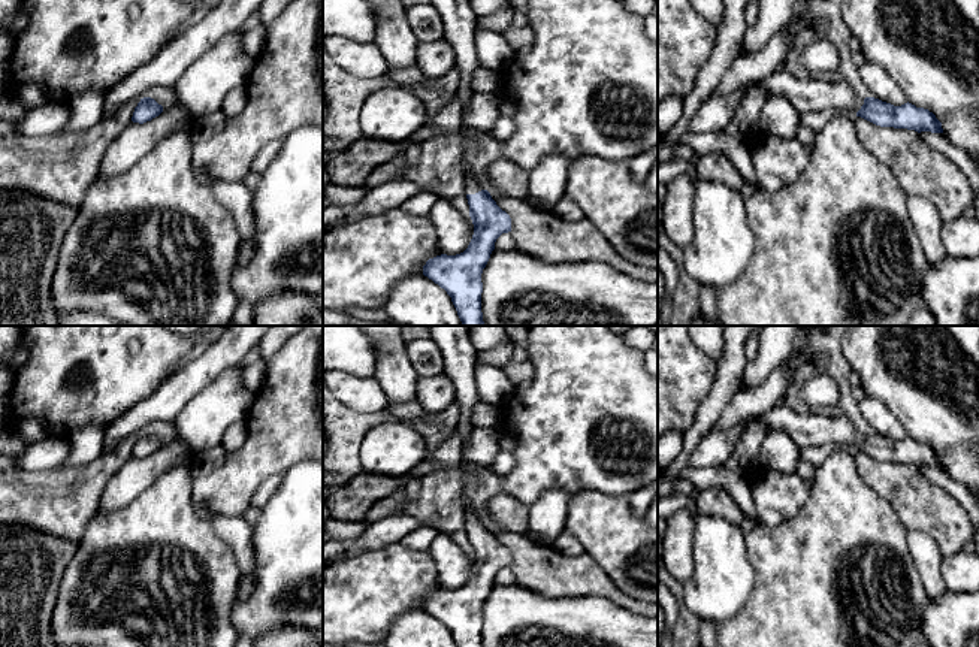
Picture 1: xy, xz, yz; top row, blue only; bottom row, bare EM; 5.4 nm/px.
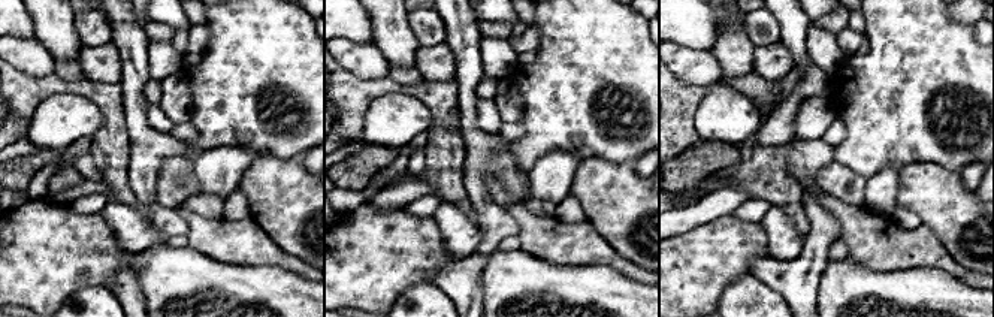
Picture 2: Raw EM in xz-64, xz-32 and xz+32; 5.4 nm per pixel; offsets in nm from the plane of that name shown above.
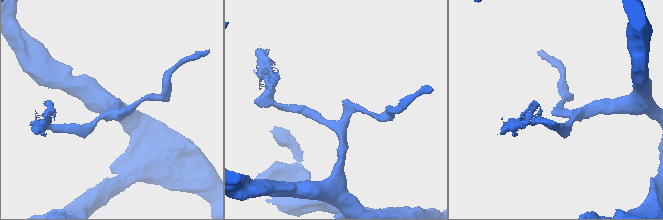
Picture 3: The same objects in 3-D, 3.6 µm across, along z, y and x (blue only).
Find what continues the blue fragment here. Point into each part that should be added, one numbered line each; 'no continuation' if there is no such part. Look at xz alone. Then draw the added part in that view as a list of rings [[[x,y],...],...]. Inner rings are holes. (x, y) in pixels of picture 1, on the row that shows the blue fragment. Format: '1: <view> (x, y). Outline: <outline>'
1: xz (474, 183). Outline: [[[472,170],[465,172],[465,188],[466,194],[475,194],[481,190],[486,190],[483,178]]]

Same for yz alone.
1: yz (806, 94). Outline: [[[779,72],[756,81],[767,99],[786,99],[801,117],[807,112],[822,112],[836,109],[853,117],[864,105],[864,99],[856,96],[847,82],[828,82],[818,76],[795,78],[791,73]]]

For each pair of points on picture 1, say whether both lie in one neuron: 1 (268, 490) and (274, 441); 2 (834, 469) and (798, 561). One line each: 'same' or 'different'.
1: different
2: same

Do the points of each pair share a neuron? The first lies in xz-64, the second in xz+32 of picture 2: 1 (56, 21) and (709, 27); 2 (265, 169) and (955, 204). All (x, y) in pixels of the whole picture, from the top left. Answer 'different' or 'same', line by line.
1: different
2: same

